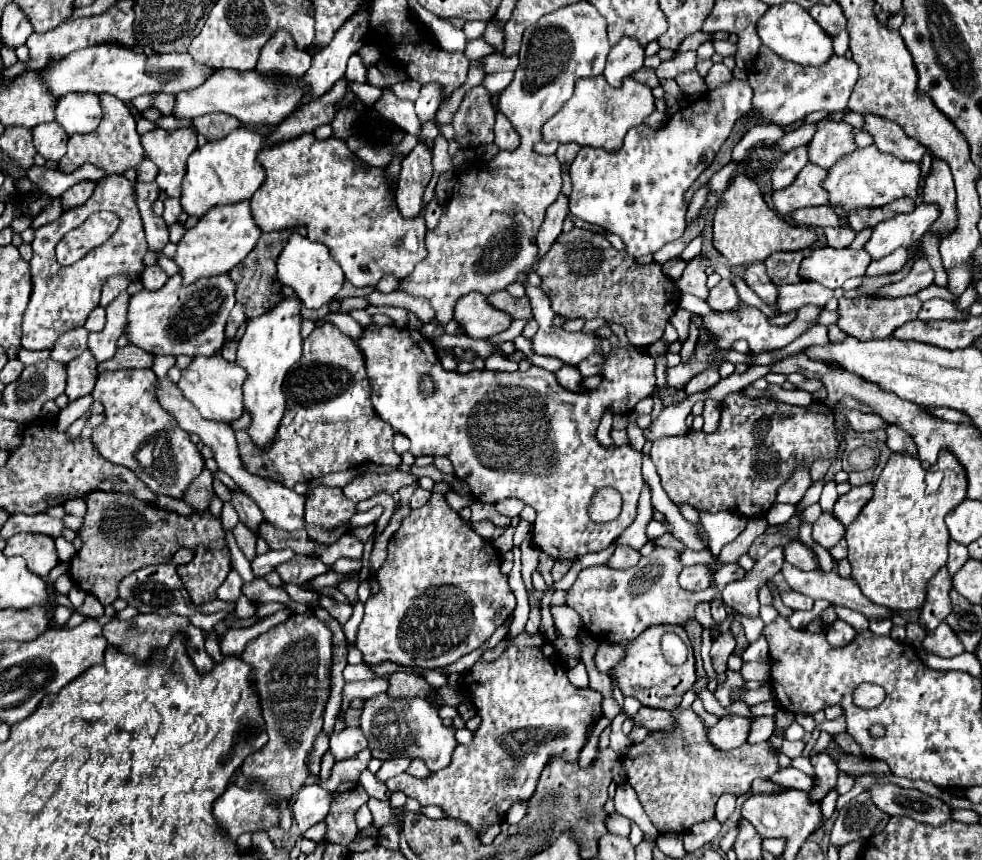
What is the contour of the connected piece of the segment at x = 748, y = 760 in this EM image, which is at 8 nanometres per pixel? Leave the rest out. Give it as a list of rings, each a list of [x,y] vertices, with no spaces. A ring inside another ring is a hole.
[[[679,708],[673,710],[673,716],[677,718],[677,730],[673,734],[667,732],[651,732],[645,742],[633,746],[637,748],[637,754],[625,754],[623,766],[627,770],[627,782],[635,788],[639,802],[643,810],[647,812],[649,820],[661,834],[683,834],[693,824],[699,824],[703,820],[711,820],[715,814],[715,804],[723,792],[731,792],[735,796],[745,794],[753,780],[757,778],[769,778],[777,768],[777,752],[769,746],[769,742],[761,744],[745,744],[733,752],[721,752],[713,746],[709,746],[707,740],[707,728],[705,724],[693,714],[693,710],[681,712]]]

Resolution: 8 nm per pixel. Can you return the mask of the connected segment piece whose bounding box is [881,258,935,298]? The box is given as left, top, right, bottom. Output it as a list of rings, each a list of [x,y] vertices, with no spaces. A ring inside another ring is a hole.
[[[925,258],[915,260],[911,272],[901,282],[885,286],[881,290],[881,296],[883,298],[899,298],[899,296],[907,296],[907,294],[917,294],[919,290],[931,286],[933,278],[935,278],[935,272],[929,266],[929,262]]]

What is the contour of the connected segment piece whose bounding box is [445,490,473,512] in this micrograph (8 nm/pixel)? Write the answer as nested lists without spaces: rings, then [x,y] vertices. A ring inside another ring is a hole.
[[[449,490],[447,494],[445,494],[445,498],[449,500],[449,506],[453,508],[453,510],[463,510],[465,506],[471,506],[473,504],[473,498],[471,496],[459,496],[457,492],[453,492],[453,490]]]

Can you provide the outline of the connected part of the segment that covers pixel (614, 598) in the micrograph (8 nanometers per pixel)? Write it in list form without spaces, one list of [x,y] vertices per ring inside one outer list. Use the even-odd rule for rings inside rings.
[[[655,546],[651,556],[641,556],[639,564],[629,570],[611,570],[609,566],[583,568],[567,592],[567,606],[571,606],[583,622],[583,628],[593,634],[599,642],[623,644],[637,638],[643,630],[655,624],[685,626],[687,620],[695,618],[695,608],[701,602],[713,602],[717,592],[721,593],[730,582],[740,580],[746,571],[737,563],[729,563],[717,570],[713,584],[700,592],[681,590],[677,576],[681,574],[681,554]]]

